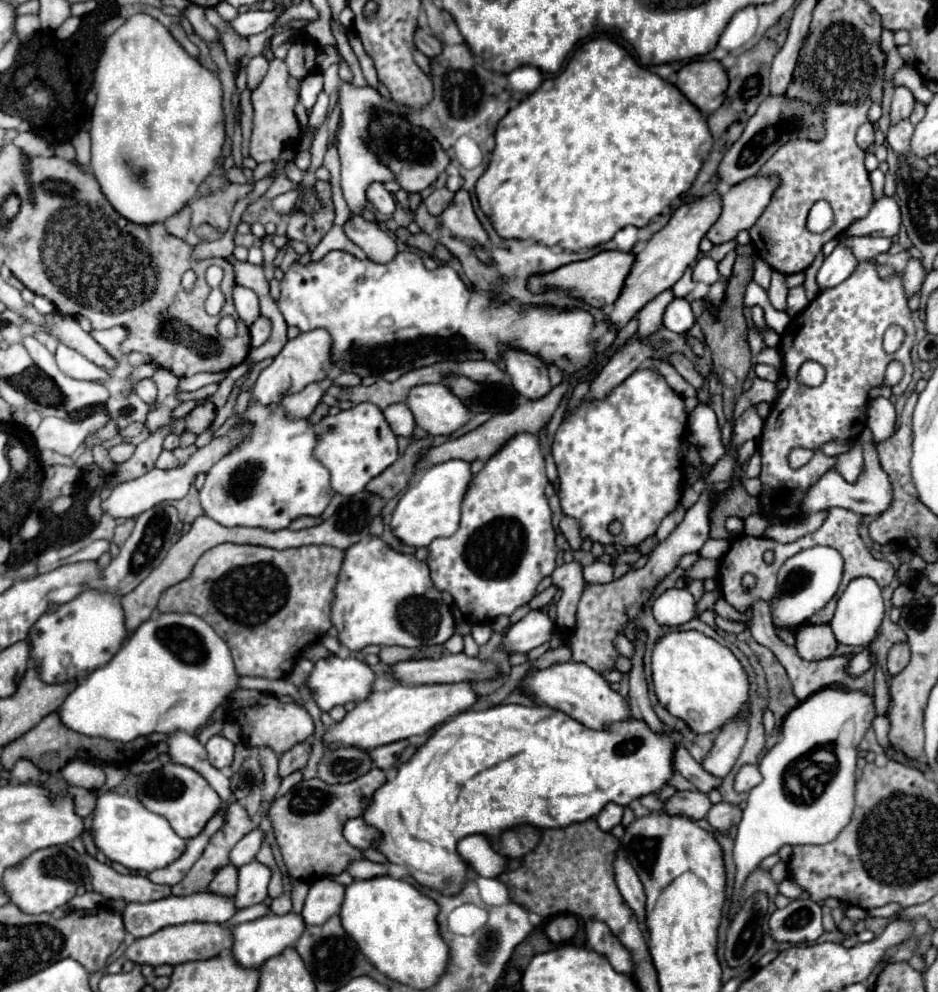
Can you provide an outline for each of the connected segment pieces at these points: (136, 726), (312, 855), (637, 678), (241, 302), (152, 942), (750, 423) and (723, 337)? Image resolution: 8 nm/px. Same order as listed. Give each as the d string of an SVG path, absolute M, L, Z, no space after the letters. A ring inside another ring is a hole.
M160 613L154 619L144 621L108 665L80 681L76 689L66 695L56 713L60 721L76 733L124 743L150 733L168 735L176 729L194 735L196 729L208 721L214 709L236 689L236 683L238 675L234 671L230 649L204 619L192 613Z
M370 769L360 779L346 785L328 785L322 779L306 779L294 785L286 795L278 797L270 809L270 823L276 835L276 843L284 857L284 863L292 877L296 879L312 879L338 875L348 867L352 859L362 859L360 849L348 845L342 837L342 823L350 817L360 817L364 811L364 803L372 799L372 791L384 783L386 773L382 769Z
M636 647L636 655L632 659L632 671L630 671L630 695L628 695L628 703L630 703L630 711L634 719L644 721L654 733L666 733L664 723L658 719L658 715L654 713L650 699L648 699L648 687L644 681L644 665L642 665L642 655L644 655L644 647Z
M236 285L234 287L234 305L236 305L236 311L238 311L238 317L250 327L256 317L260 315L260 303L258 303L258 295L252 291L252 289L246 289L246 287L240 287Z
M184 923L184 925L174 925L174 927L164 927L148 937L136 939L124 953L124 957L136 965L150 965L150 967L160 967L160 965L180 965L196 959L212 959L224 953L228 949L228 931L226 927L218 923Z
M754 405L748 407L748 409L736 419L730 447L732 447L734 451L738 451L742 443L746 443L746 441L750 441L750 439L756 439L756 437L762 433L762 425L764 425L764 419L758 415L756 407L754 407Z
M740 255L736 257L734 271L732 271L732 277L730 277L730 283L728 283L728 289L726 289L726 299L722 301L722 305L718 309L718 319L712 319L712 313L710 313L710 309L704 301L692 303L694 311L702 309L702 313L696 317L696 323L702 327L706 345L710 347L714 369L716 371L730 369L738 379L746 379L746 375L750 373L750 367L752 367L750 347L746 343L748 327L746 327L746 321L744 321L744 313L742 313L742 309L744 309L744 303L742 303L744 291L746 291L746 285L752 281L752 261L754 261L754 257L740 257Z

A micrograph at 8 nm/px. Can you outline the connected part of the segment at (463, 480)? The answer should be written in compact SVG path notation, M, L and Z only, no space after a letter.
M454 459L430 467L420 477L420 481L414 487L406 489L404 495L400 497L390 521L390 529L394 537L398 537L404 545L410 547L428 547L434 539L452 535L460 523L460 503L468 489L470 479L472 479L470 463L466 461Z

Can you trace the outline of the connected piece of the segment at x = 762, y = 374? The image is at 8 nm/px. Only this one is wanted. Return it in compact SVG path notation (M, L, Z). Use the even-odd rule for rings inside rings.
M756 365L756 367L754 367L754 373L756 373L756 377L766 379L766 381L772 381L772 383L776 383L778 377L780 377L778 369L772 367L772 365Z

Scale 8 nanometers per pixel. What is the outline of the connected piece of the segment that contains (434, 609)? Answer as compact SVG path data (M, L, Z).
M378 537L346 551L332 605L332 625L338 629L338 641L350 651L366 645L442 645L454 633L452 611L434 587L428 565L414 555L392 551Z

